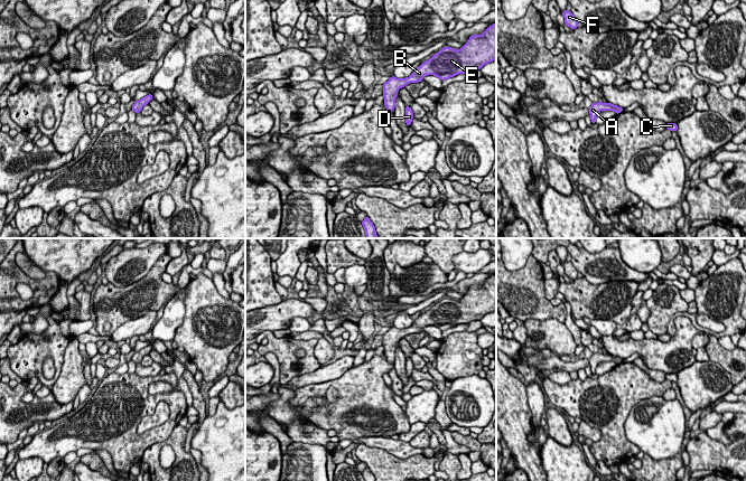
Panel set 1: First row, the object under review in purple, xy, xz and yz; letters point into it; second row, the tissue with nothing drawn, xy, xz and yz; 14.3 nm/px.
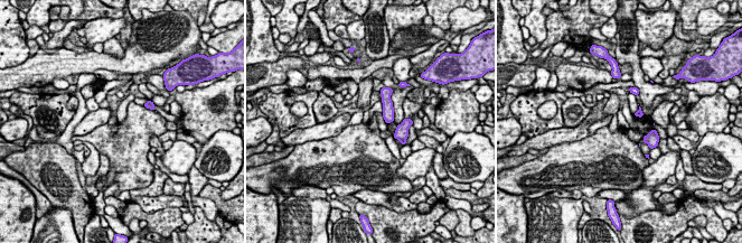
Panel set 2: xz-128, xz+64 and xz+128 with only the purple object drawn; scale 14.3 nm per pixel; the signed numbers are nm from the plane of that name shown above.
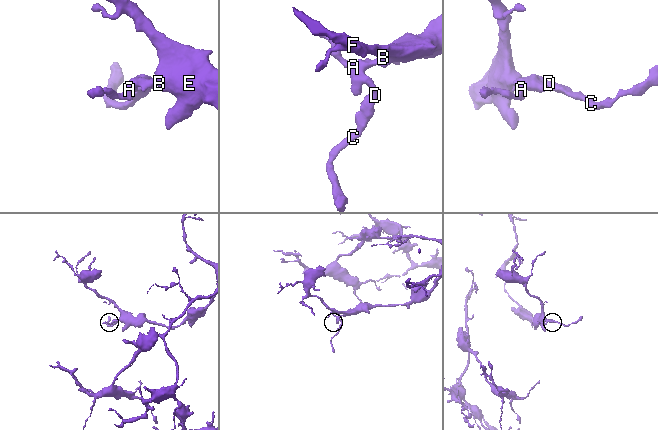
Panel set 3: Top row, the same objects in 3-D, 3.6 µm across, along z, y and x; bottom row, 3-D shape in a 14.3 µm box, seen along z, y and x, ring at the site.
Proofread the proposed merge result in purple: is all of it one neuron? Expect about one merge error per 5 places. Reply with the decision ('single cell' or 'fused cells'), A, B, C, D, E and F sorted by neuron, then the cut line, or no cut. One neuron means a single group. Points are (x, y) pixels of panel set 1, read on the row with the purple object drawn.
single cell | A B C D E F | no cut

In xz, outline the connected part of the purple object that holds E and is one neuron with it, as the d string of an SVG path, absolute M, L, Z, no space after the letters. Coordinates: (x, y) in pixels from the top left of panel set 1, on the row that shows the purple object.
M496 23L489 26L481 36L470 36L459 50L451 47L442 48L417 67L411 76L405 78L391 76L383 84L384 105L389 112L394 111L399 89L407 84L422 82L425 76L433 75L445 81L458 74L482 69L493 60L496 60Z

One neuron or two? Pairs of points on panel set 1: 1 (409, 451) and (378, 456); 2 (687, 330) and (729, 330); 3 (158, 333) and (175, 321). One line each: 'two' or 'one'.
1: two
2: two
3: one

